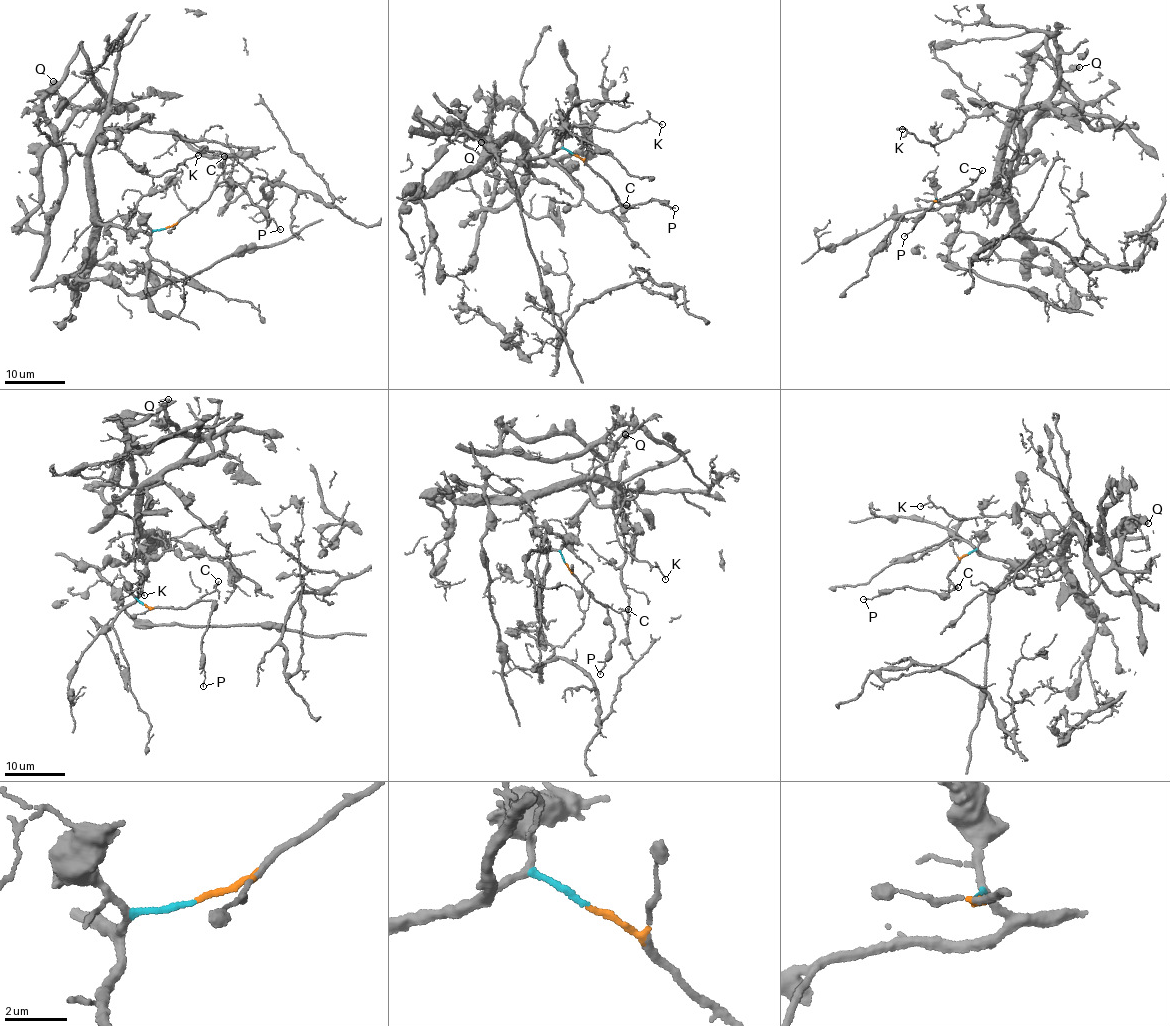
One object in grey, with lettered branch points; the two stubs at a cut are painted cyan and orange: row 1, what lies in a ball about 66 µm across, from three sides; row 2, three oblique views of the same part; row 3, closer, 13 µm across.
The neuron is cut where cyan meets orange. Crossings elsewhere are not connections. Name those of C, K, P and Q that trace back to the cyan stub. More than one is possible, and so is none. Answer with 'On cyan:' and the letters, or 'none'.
On cyan: K, Q

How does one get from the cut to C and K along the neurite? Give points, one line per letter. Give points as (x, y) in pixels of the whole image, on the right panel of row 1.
C: (935, 201), (968, 187), (982, 170)
K: (935, 201), (977, 203), (991, 195), (997, 157), (1015, 111), (996, 103), (931, 146), (903, 128)

